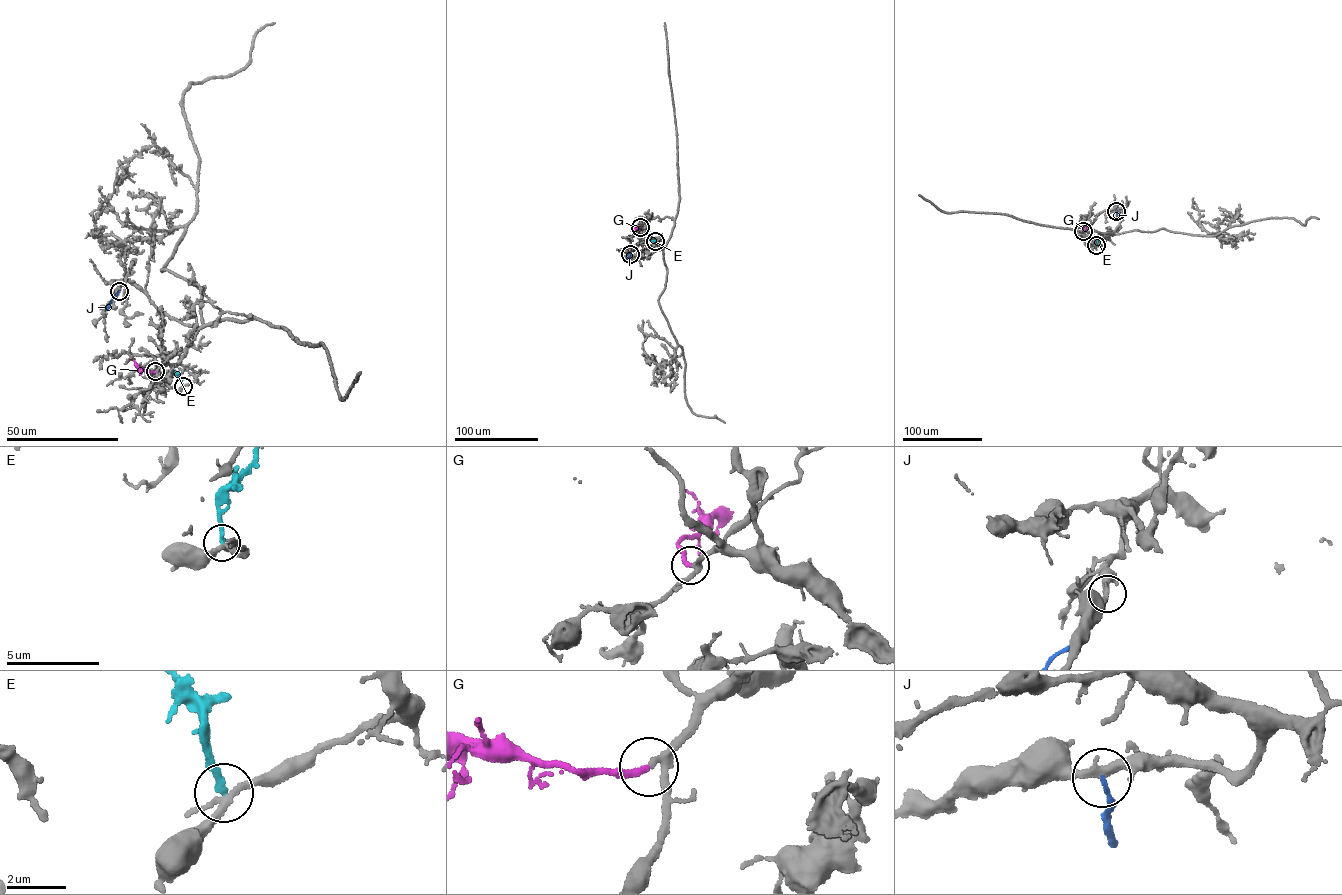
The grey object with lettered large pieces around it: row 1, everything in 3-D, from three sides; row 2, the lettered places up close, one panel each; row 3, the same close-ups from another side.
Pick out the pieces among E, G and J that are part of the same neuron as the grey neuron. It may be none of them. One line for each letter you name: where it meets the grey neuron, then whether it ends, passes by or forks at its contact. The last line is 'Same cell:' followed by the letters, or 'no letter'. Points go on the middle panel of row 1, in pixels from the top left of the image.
G: (640, 227) | it ends
Same cell: G

